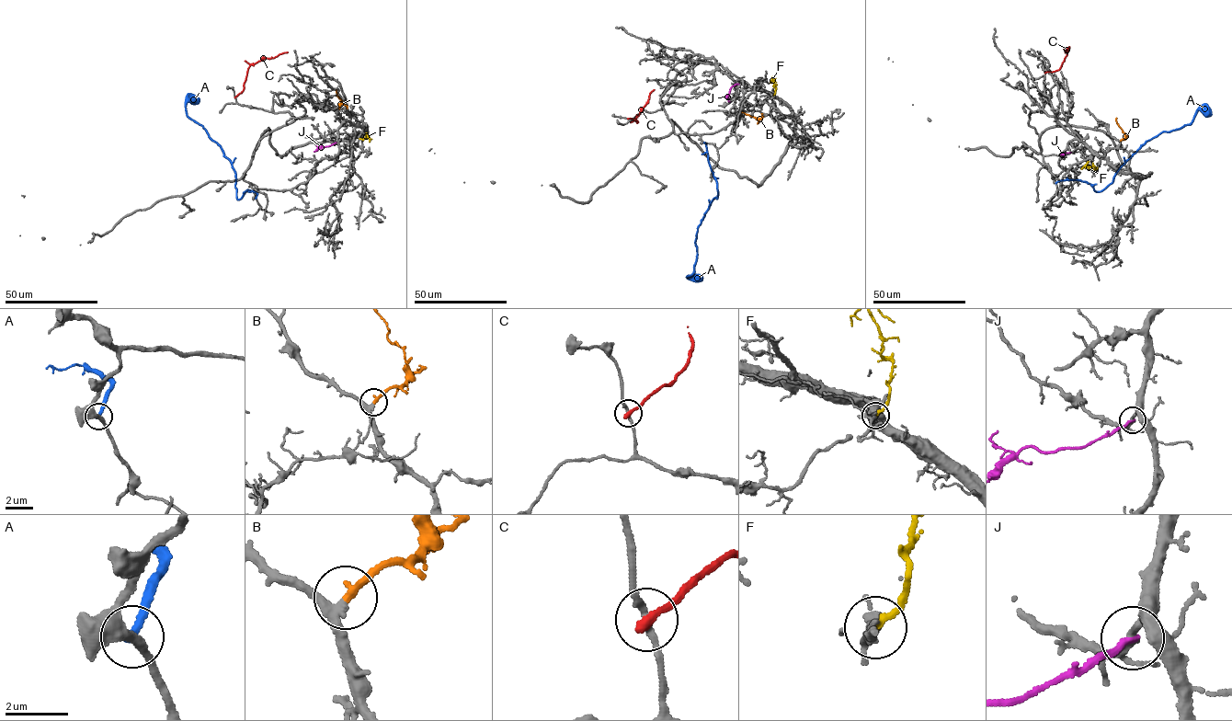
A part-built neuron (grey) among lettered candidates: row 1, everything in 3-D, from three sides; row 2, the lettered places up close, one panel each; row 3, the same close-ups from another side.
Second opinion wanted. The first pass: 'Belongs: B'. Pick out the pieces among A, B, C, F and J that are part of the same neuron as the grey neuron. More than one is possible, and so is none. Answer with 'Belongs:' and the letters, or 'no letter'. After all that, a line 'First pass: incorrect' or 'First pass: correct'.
Belongs: B
First pass: correct

